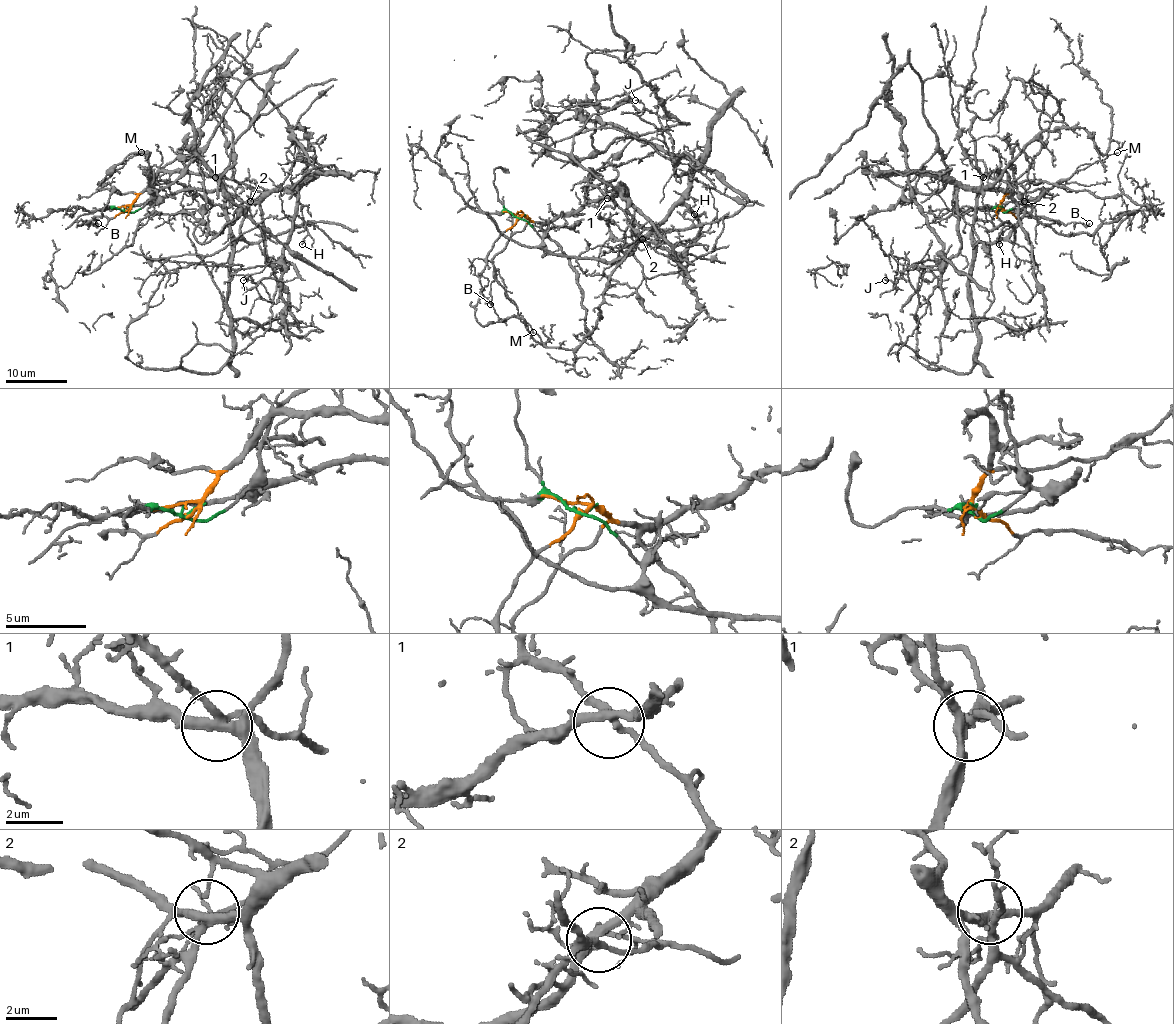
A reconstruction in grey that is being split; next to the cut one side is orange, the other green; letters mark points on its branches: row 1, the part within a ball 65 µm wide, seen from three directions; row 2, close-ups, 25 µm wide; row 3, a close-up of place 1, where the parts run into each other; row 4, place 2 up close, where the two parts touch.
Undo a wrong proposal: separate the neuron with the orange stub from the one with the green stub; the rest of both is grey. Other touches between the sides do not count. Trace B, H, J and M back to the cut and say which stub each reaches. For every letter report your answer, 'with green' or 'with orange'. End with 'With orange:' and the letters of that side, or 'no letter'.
B: with orange
H: with orange
J: with green
M: with orange
With orange: B, H, M

